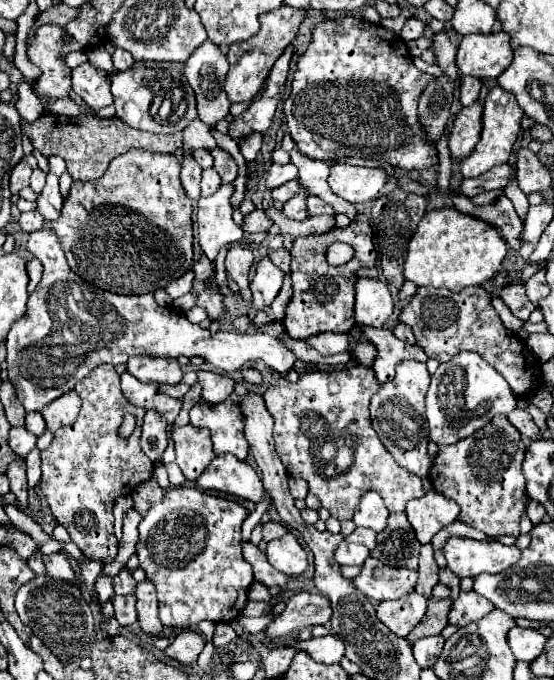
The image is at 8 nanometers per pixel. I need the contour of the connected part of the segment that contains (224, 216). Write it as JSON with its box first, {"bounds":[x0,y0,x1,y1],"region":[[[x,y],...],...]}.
{"bounds":[198,185,242,261],"region":[[[220,185],[214,195],[198,199],[198,243],[210,261],[224,245],[242,237],[242,229],[232,219],[232,193],[234,185]]]}

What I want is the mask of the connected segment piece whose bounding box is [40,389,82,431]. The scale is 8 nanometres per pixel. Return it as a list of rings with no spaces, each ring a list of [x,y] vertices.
[[[72,389],[70,393],[64,393],[62,397],[52,401],[50,405],[46,405],[40,413],[42,413],[48,429],[56,431],[64,425],[70,425],[76,419],[76,415],[80,411],[80,405],[82,405],[80,395]]]

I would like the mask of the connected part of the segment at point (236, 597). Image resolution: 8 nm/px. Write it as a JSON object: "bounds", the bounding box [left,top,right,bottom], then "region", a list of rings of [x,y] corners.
{"bounds":[136,487,254,629],"region":[[[174,487],[172,491],[166,491],[160,503],[148,509],[140,523],[140,541],[136,545],[136,553],[140,557],[140,567],[146,571],[146,577],[156,585],[162,625],[184,629],[196,627],[202,619],[226,623],[240,615],[246,605],[248,585],[254,579],[252,567],[240,553],[240,527],[246,517],[248,511],[240,503],[212,497],[198,491],[196,487]]]}

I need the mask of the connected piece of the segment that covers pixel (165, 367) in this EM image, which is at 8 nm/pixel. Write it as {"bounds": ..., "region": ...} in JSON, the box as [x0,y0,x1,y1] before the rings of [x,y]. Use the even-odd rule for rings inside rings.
{"bounds":[126,355,182,385],"region":[[[136,355],[136,357],[128,359],[126,371],[142,383],[156,381],[156,383],[176,385],[182,381],[182,369],[180,369],[178,361],[168,361],[168,359]]]}

